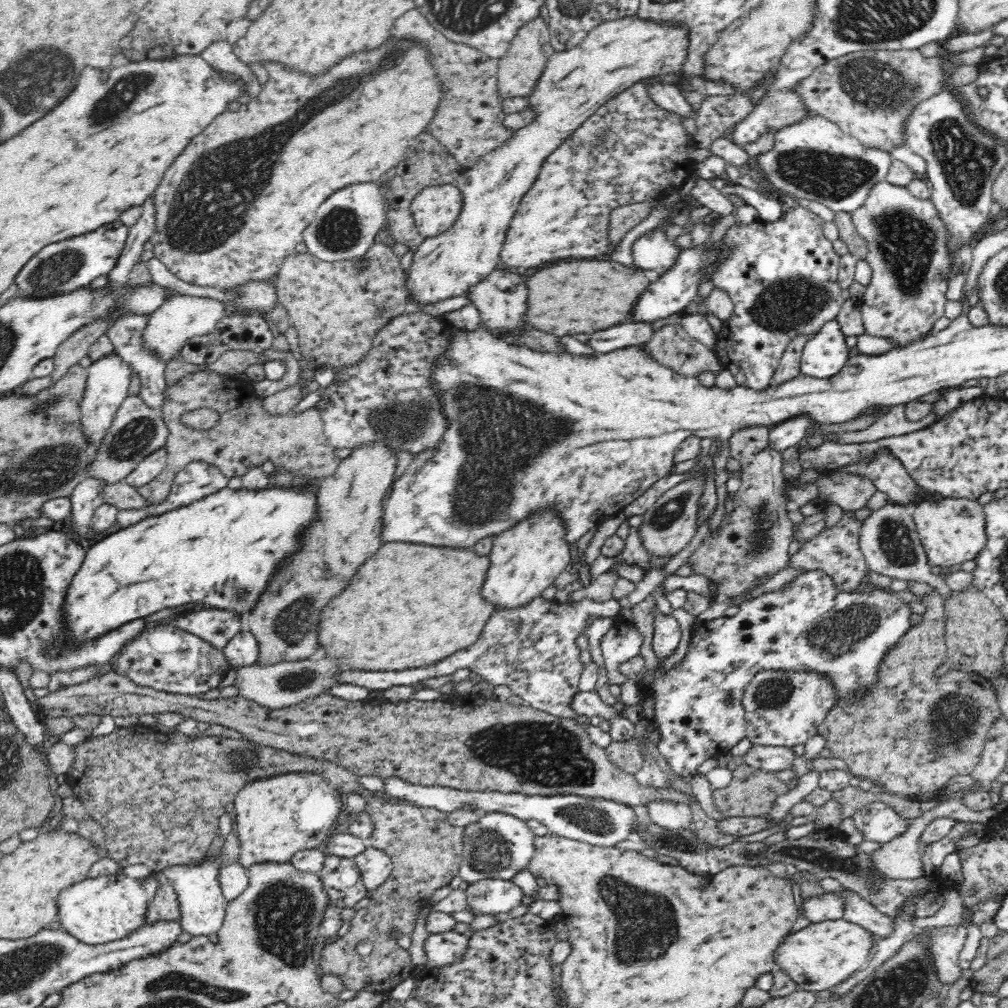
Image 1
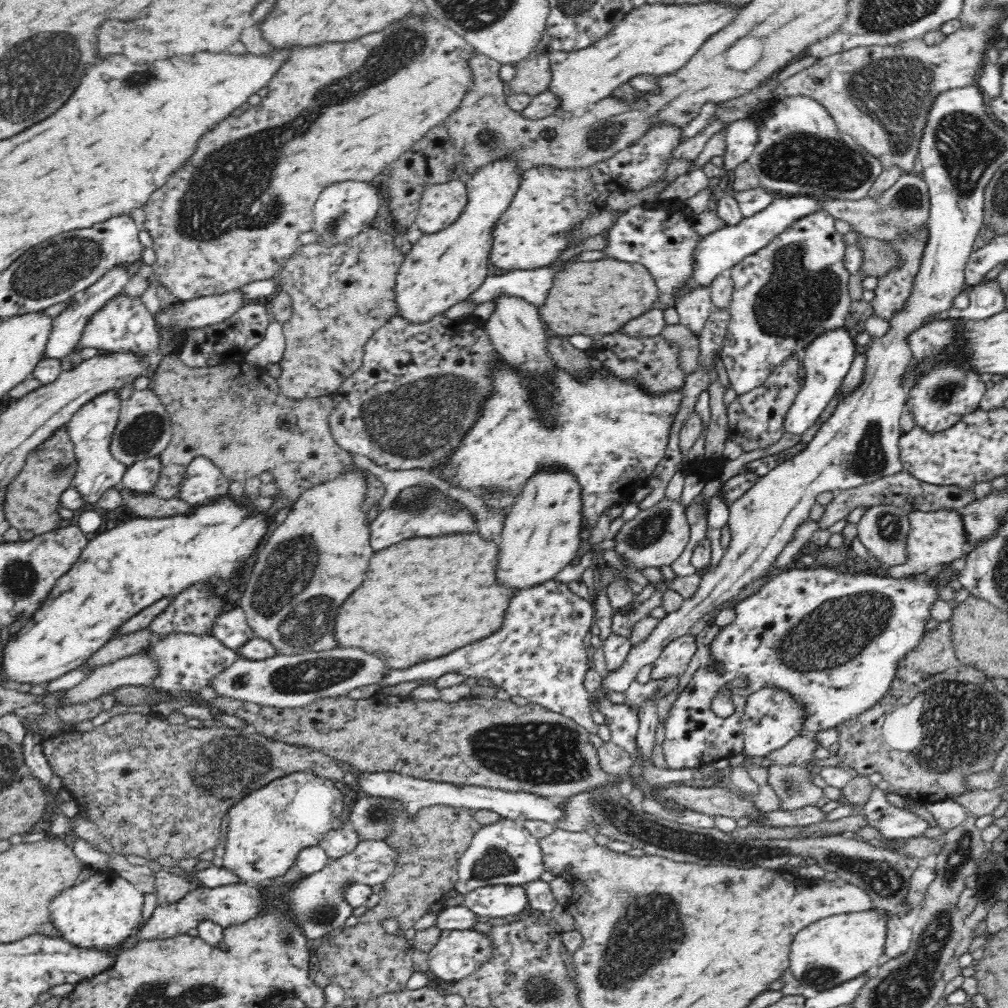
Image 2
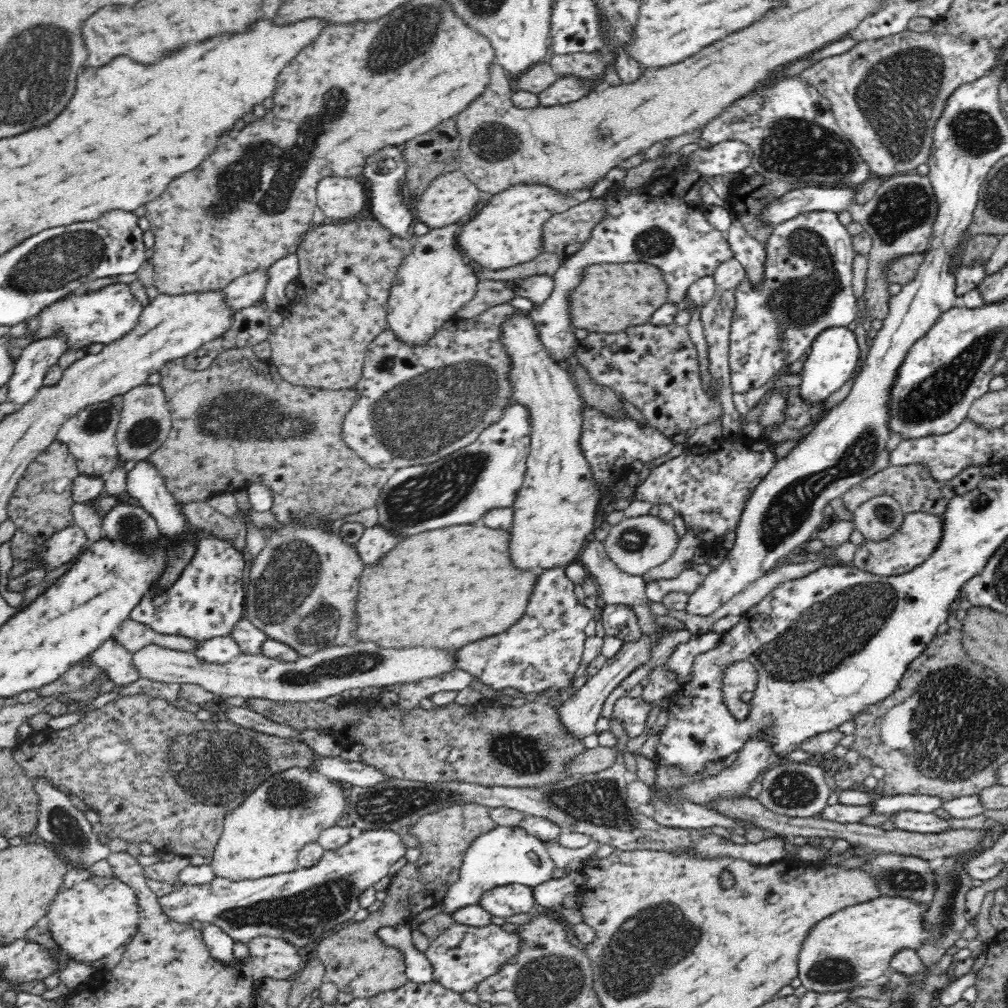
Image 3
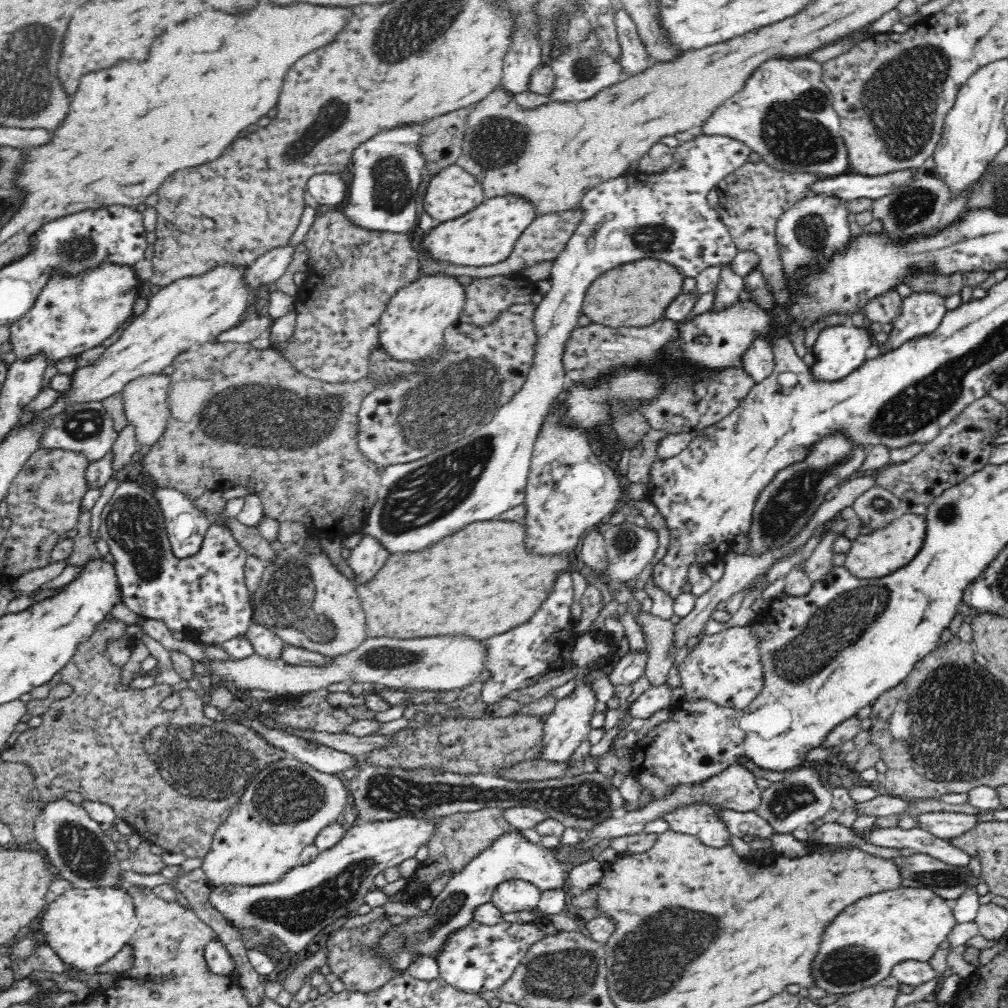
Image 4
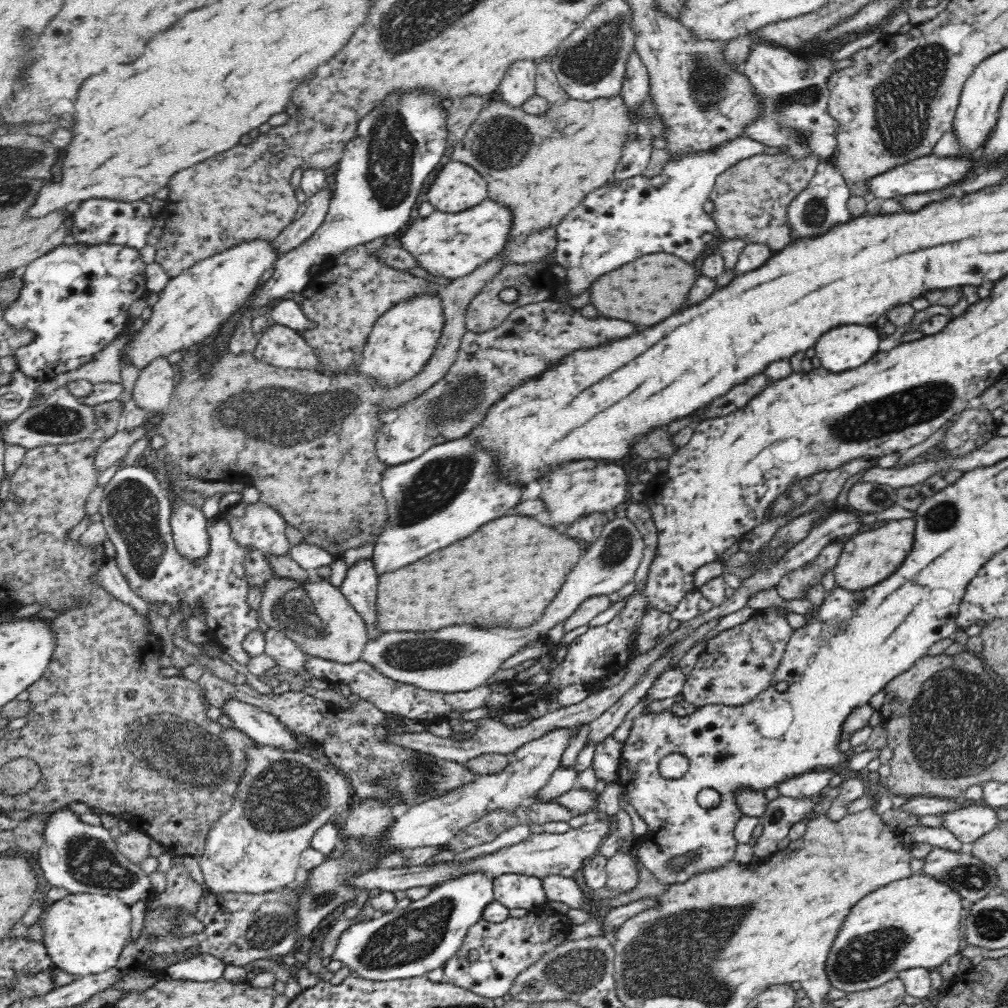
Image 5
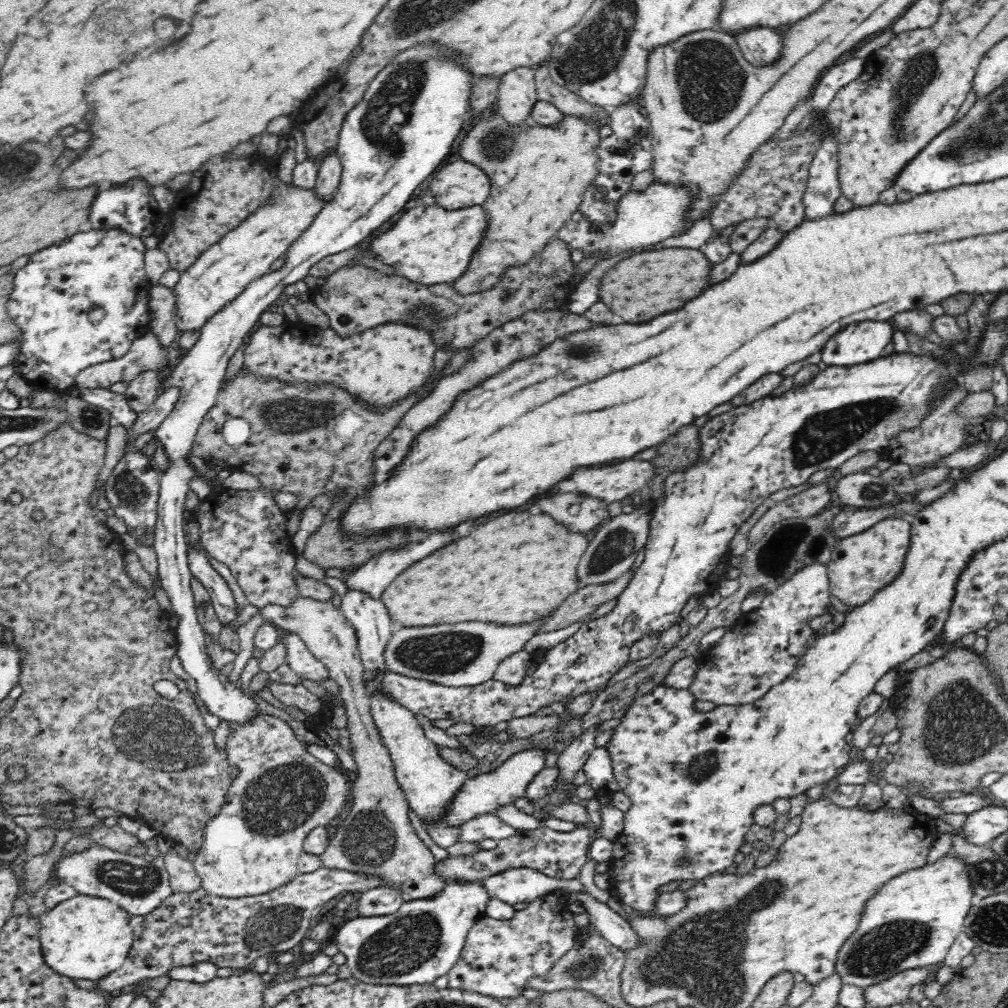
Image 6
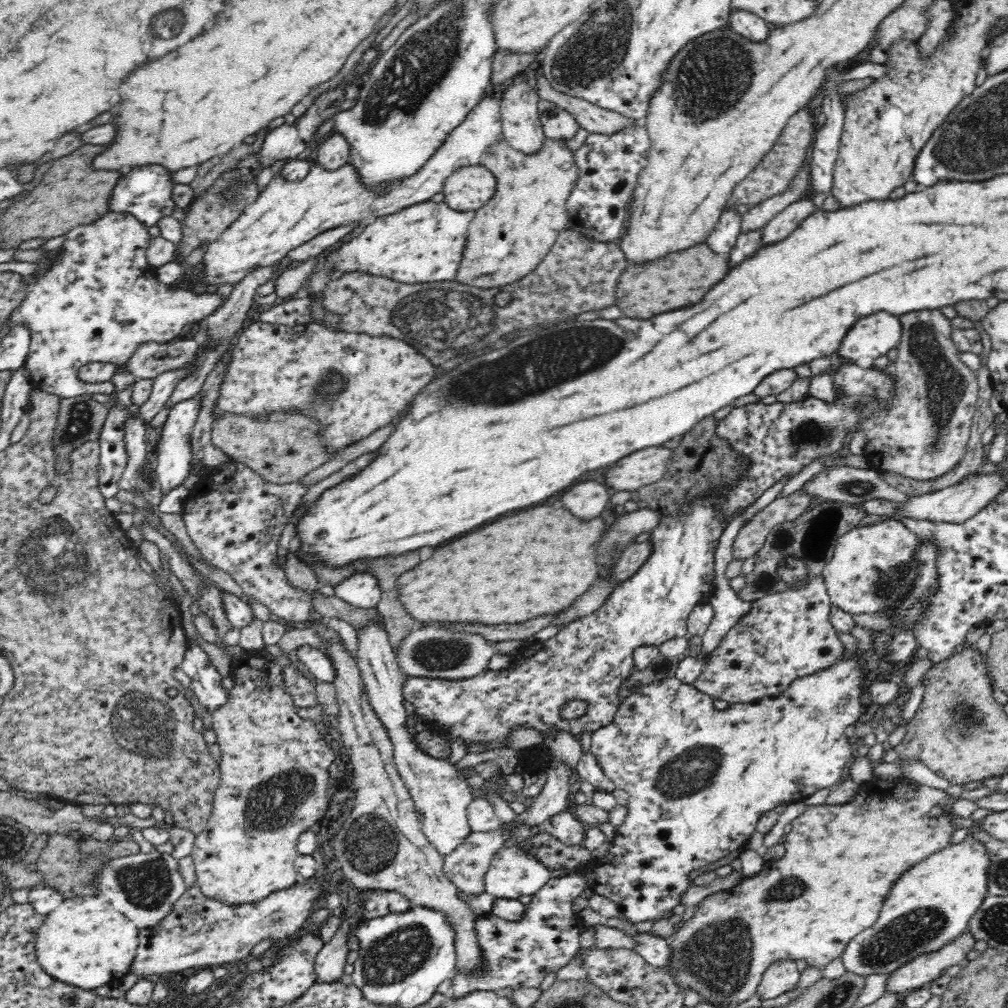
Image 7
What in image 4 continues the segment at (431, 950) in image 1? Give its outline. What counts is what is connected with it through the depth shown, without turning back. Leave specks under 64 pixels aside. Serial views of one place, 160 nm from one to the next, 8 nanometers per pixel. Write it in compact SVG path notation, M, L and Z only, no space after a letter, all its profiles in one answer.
M476 921L454 930L446 936L444 946L434 956L438 963L439 975L449 985L465 993L480 994L486 990L494 991L502 986L524 958L530 945L544 938L545 934L529 923L508 923L500 921L494 926L486 926Z

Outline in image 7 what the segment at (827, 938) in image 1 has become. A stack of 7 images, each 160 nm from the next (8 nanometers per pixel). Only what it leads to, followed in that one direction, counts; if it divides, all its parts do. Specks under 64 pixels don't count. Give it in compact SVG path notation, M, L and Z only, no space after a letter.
M966 837L962 843L950 844L912 866L894 882L876 922L846 944L840 956L845 970L864 978L876 973L890 975L914 957L954 942L966 932L970 916L988 895L988 864L986 847Z

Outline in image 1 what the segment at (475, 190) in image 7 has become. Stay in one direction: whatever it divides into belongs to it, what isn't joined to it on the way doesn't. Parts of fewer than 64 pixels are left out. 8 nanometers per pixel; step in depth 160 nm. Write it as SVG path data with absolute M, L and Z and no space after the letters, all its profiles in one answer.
M452 185L429 186L414 198L410 211L422 238L434 238L448 230L461 212L460 190Z

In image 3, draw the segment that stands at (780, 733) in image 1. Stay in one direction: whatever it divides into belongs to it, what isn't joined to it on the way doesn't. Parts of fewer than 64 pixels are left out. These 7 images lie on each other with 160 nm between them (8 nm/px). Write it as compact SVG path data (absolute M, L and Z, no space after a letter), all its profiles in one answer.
M760 730L760 736L748 736L748 740L744 742L744 746L742 746L742 748L740 748L740 750L736 752L737 757L732 766L722 766L722 770L717 776L708 777L702 779L700 782L695 782L689 785L682 785L680 787L680 790L678 790L678 792L676 792L674 796L678 798L686 798L687 800L695 802L699 805L706 804L706 802L710 802L710 800L718 798L718 795L720 798L730 798L730 796L745 796L748 787L755 781L759 781L760 775L768 770L775 763L773 742L769 741L769 738L765 736L765 732L764 734L761 734L762 731L763 730Z

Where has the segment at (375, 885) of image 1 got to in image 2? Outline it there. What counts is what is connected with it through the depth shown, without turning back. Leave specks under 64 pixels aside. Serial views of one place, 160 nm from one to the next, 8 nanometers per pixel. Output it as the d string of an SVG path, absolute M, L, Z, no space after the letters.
M384 839L361 840L353 851L330 863L322 870L307 875L298 881L287 894L289 910L295 916L297 924L302 927L307 939L322 940L332 930L344 925L344 920L352 916L353 908L344 899L342 886L344 882L359 882L368 886L382 884L393 874L396 866L396 853Z

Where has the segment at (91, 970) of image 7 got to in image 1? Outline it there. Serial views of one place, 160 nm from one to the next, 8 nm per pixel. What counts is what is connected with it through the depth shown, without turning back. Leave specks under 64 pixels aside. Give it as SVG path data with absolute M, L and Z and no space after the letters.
M118 872L88 877L66 887L58 896L61 929L88 945L101 945L120 940L145 924L148 896L142 884Z

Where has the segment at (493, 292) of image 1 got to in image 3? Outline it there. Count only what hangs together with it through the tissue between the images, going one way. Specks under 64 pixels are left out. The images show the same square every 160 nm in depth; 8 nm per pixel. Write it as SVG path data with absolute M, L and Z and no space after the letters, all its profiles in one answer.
M517 310L508 314L500 324L502 347L510 357L510 386L512 397L518 405L528 409L530 417L531 449L526 462L526 472L517 498L512 504L513 520L510 533L510 558L520 570L552 570L565 568L579 558L582 546L594 533L594 518L602 498L600 487L592 478L590 465L580 451L582 415L580 410L586 402L578 394L576 386L565 367L551 357L551 352L543 346L535 322L528 311Z

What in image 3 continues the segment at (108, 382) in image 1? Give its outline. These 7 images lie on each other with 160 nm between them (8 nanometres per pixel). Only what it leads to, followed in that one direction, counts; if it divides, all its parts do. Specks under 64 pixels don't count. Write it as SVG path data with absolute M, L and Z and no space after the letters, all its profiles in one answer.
M110 400L98 402L82 409L59 428L56 439L66 444L76 457L78 475L102 477L102 480L106 480L107 474L116 467L122 467L128 472L135 466L134 460L123 460L116 448L115 436L119 425L119 412L120 409Z

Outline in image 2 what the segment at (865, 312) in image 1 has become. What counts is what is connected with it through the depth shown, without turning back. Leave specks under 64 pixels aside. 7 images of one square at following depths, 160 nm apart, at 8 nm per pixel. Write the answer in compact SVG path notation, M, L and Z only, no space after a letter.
M924 222L924 224L922 224L918 230L914 230L914 232L902 230L902 232L898 232L898 238L894 238L894 240L884 240L894 249L894 251L896 251L896 253L898 253L900 264L894 266L892 270L888 270L886 274L878 276L877 286L873 290L874 298L869 302L870 305L872 305L873 316L890 322L891 318L905 307L911 295L914 279L920 270L922 255L928 239L929 226Z

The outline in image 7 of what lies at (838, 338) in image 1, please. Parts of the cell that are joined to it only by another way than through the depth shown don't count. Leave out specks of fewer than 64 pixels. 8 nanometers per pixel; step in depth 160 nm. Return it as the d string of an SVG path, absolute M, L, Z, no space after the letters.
M878 312L858 320L834 356L855 362L860 358L878 358L899 346L902 334L900 320L892 314Z

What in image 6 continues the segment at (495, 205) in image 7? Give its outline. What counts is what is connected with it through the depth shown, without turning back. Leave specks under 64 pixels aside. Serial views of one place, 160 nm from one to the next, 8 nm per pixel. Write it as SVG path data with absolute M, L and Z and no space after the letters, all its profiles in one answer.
M495 112L487 120L480 120L468 132L466 138L459 144L457 157L480 167L492 182L492 194L482 204L490 218L490 228L464 276L452 283L456 293L476 294L498 284L507 269L522 266L530 258L534 258L534 254L542 250L564 226L570 214L579 210L584 194L588 188L592 188L592 181L599 173L600 157L597 148L603 139L600 137L602 126L604 125L600 125L598 120L593 118L582 118L571 114L564 114L562 123L556 127L542 126L533 120L512 126L499 112Z

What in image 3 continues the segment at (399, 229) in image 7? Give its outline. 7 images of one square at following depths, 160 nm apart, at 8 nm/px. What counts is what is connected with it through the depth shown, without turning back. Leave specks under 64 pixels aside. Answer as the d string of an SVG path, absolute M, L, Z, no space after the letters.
M520 183L509 188L510 190L506 188L492 196L492 200L462 227L458 235L457 246L477 268L502 270L534 260L544 252L542 250L544 222L554 214L584 204L591 194L591 188L588 186L574 190L570 195L562 195L559 190L556 192L540 184Z

